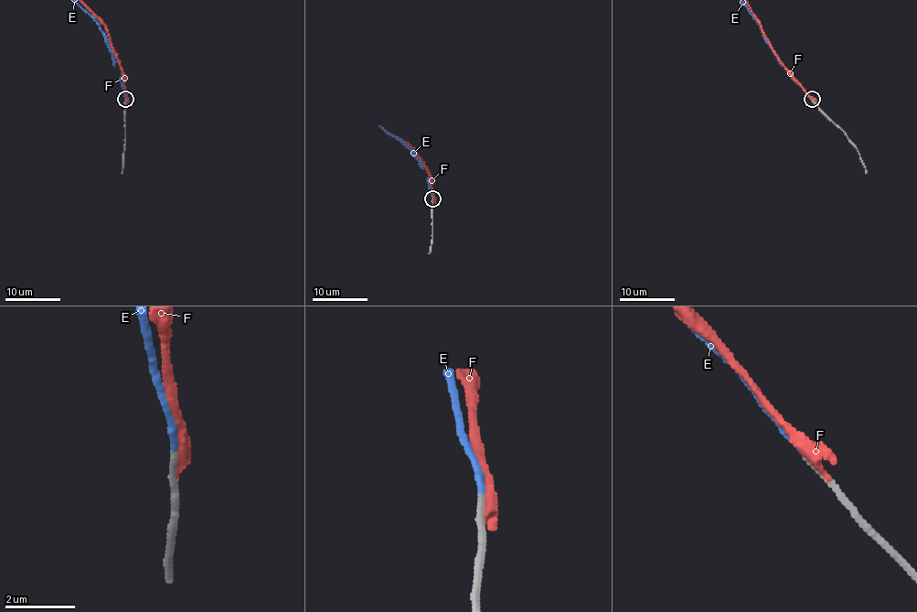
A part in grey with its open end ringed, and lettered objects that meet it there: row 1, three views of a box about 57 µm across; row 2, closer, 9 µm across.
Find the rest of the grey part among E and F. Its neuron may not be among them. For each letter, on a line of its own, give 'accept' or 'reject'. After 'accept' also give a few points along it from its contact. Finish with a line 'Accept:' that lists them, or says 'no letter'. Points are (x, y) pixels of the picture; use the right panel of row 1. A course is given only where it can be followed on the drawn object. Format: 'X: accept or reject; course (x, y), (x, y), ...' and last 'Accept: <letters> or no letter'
E: accept
F: reject
Accept: E

